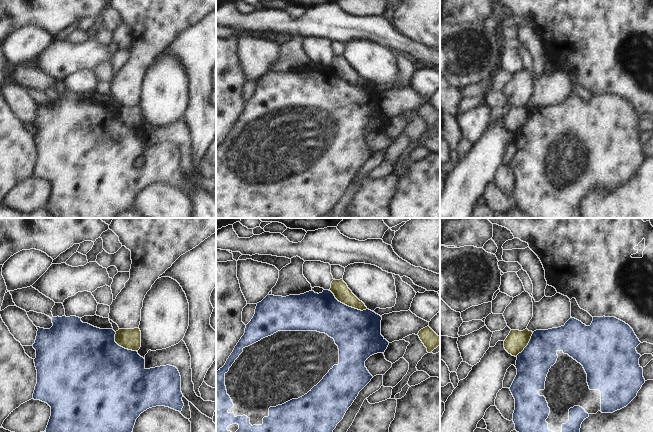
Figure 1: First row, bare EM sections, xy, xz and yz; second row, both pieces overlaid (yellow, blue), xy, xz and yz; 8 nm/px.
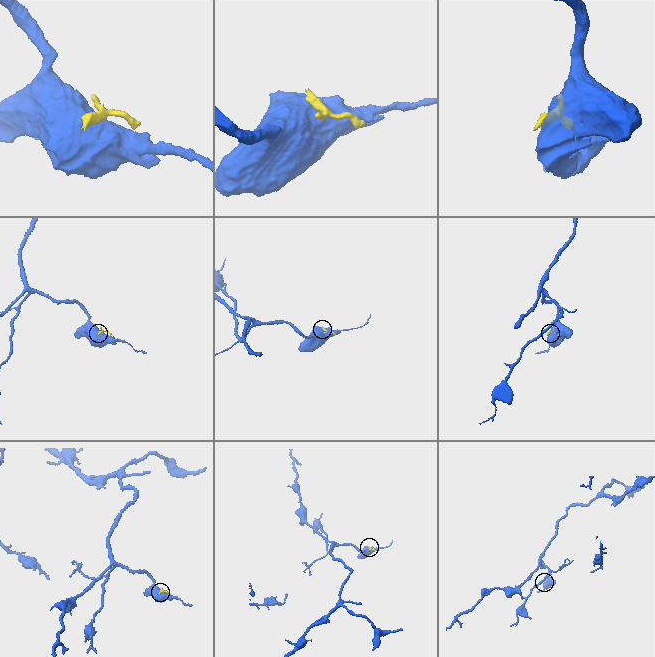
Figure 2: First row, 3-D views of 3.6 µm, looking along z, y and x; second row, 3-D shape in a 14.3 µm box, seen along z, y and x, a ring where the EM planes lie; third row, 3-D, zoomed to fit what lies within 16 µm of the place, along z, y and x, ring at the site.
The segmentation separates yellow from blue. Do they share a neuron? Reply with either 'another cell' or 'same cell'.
another cell

